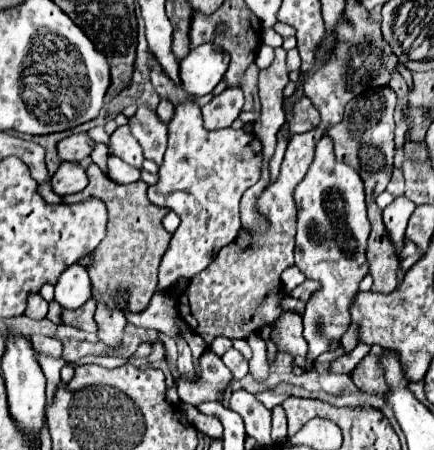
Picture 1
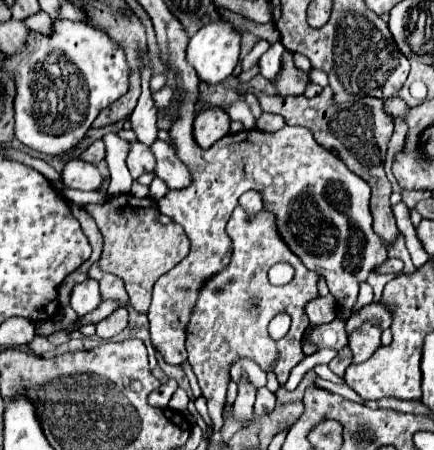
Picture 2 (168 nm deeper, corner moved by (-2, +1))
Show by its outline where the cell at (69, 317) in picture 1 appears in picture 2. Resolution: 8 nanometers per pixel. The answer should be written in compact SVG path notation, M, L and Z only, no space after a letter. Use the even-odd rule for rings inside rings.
M119 307L115 313L111 313L107 319L97 323L97 335L101 339L111 339L117 333L121 333L129 323L129 313L127 307Z

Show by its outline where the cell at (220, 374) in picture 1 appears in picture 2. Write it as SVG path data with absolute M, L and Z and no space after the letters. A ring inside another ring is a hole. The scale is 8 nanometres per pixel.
M177 389L175 393L173 393L173 397L171 397L171 401L169 401L169 407L171 409L185 409L189 405L189 397L187 397L187 393L185 391L181 391L181 389Z

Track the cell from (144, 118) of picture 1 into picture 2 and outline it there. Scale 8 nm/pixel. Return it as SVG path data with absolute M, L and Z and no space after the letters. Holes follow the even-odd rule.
M157 139L151 145L151 151L157 159L155 175L161 177L169 185L169 189L185 189L191 185L191 173L189 173L187 165L183 165L183 161L179 161L175 151L165 141Z

